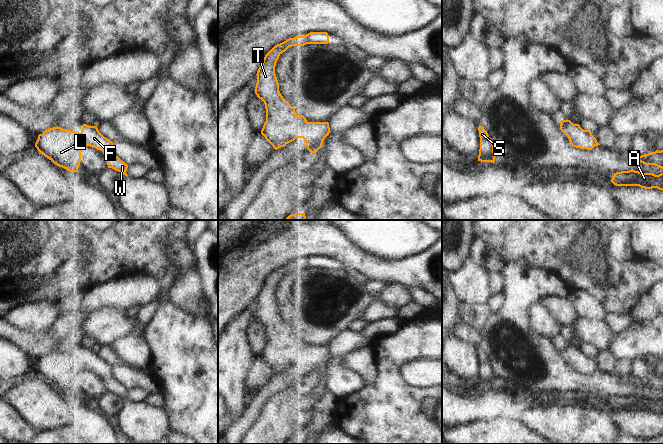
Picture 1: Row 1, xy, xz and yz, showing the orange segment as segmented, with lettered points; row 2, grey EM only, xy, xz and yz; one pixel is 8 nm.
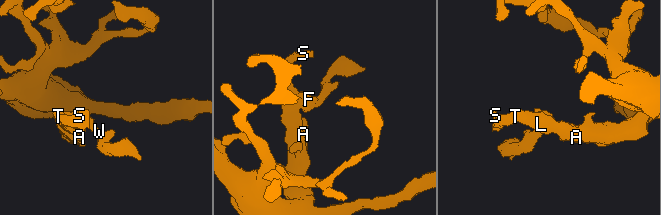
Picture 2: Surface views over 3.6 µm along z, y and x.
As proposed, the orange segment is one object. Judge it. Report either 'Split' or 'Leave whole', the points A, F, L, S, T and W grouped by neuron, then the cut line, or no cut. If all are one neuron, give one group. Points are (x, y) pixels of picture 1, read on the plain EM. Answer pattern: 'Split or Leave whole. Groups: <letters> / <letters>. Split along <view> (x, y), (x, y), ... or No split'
Leave whole. Groups: A F L S T W. No split

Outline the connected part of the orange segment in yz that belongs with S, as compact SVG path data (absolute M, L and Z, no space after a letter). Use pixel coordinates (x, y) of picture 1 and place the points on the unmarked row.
M479 349L478 355L480 361L478 385L494 387L496 379L494 376L492 364L489 361L487 355L482 350Z

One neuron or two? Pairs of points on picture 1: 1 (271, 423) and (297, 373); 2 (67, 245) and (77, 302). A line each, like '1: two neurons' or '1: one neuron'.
1: two neurons
2: two neurons

